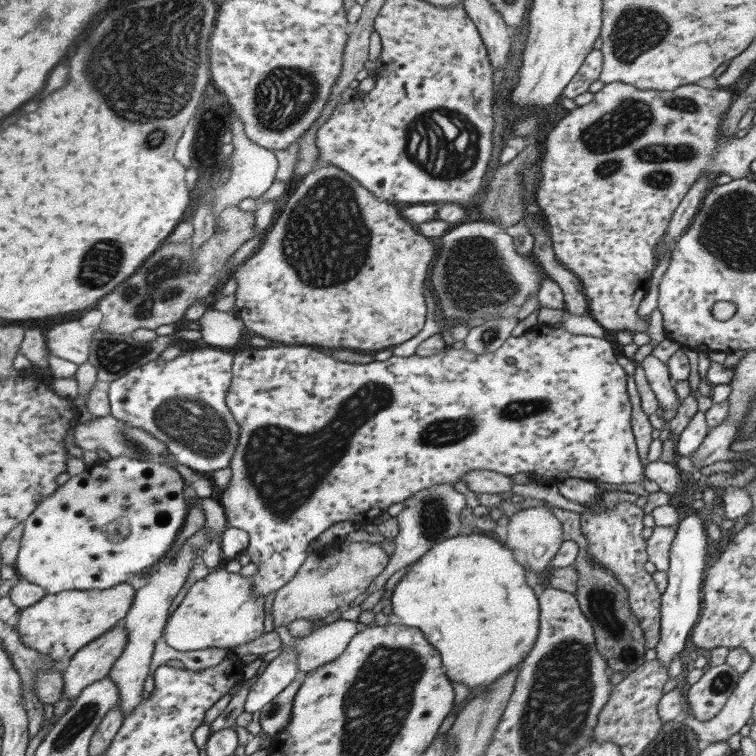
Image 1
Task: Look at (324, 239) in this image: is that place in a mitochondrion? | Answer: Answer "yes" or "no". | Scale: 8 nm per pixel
yes

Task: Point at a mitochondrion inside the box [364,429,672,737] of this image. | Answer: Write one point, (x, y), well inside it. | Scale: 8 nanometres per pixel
(601, 601)

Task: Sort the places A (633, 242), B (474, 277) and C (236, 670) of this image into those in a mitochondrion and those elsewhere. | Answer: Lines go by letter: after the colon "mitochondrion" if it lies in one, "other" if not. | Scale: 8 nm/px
A: other
B: mitochondrion
C: other

